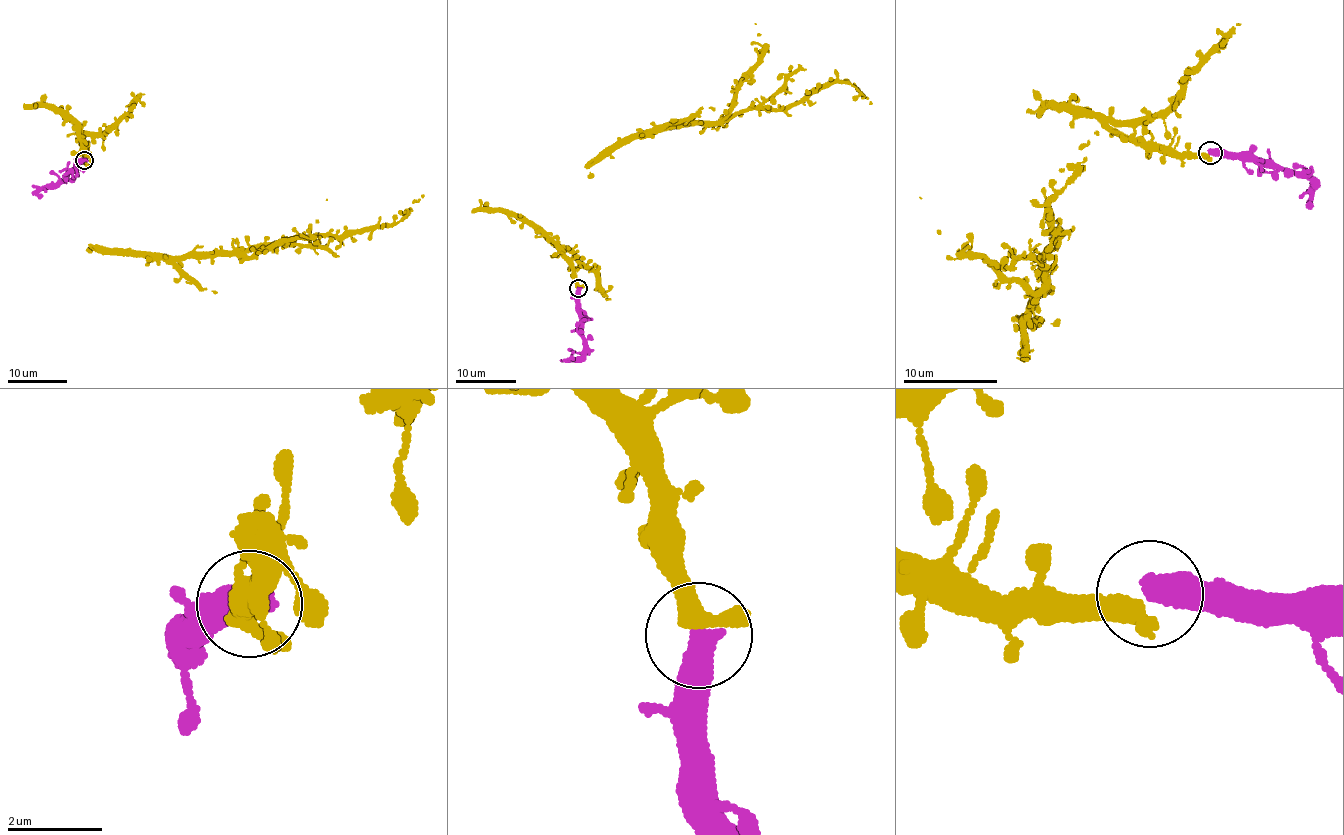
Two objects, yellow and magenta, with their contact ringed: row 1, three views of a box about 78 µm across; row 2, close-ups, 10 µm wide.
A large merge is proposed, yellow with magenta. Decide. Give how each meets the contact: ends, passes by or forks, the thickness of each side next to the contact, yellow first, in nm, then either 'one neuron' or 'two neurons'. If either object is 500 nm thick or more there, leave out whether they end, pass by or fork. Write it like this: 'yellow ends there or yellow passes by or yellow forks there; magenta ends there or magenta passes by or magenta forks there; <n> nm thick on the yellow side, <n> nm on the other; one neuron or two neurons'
480 nm thick on the yellow side, 550 nm on the other; one neuron

